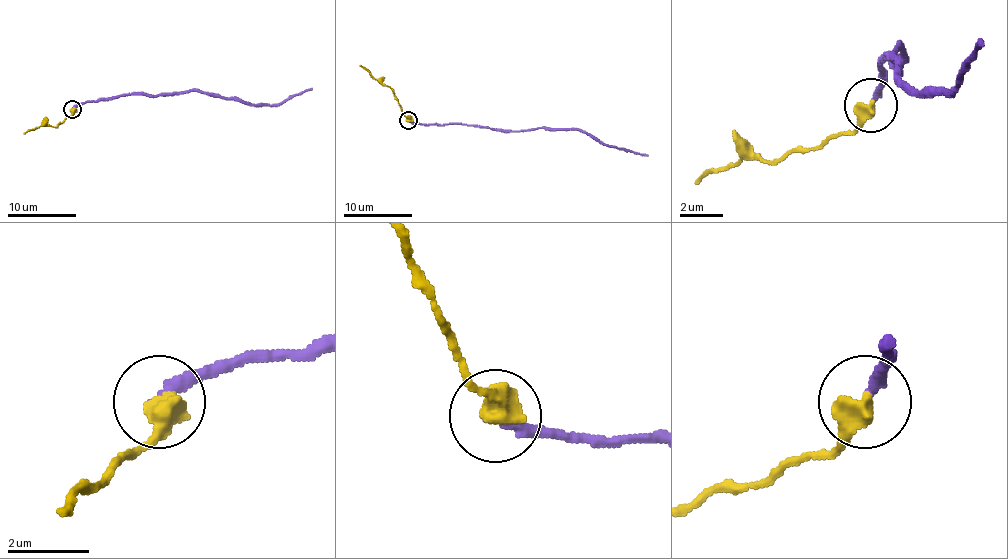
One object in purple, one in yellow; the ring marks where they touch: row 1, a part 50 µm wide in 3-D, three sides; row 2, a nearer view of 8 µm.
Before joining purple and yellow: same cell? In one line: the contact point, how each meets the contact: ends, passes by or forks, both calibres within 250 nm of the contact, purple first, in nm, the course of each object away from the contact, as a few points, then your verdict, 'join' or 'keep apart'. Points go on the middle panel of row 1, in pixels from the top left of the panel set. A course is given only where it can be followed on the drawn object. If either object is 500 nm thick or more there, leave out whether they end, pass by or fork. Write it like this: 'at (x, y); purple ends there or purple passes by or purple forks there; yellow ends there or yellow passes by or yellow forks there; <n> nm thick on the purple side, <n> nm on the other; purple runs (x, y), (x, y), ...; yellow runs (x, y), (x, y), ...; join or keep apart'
at (408, 120); 240 nm thick on the purple side, 650 nm on the other; purple runs (407, 120), (422, 125), (574, 128), (591, 134), (604, 144), (647, 156); yellow runs (408, 120), (393, 91), (359, 65); keep apart

